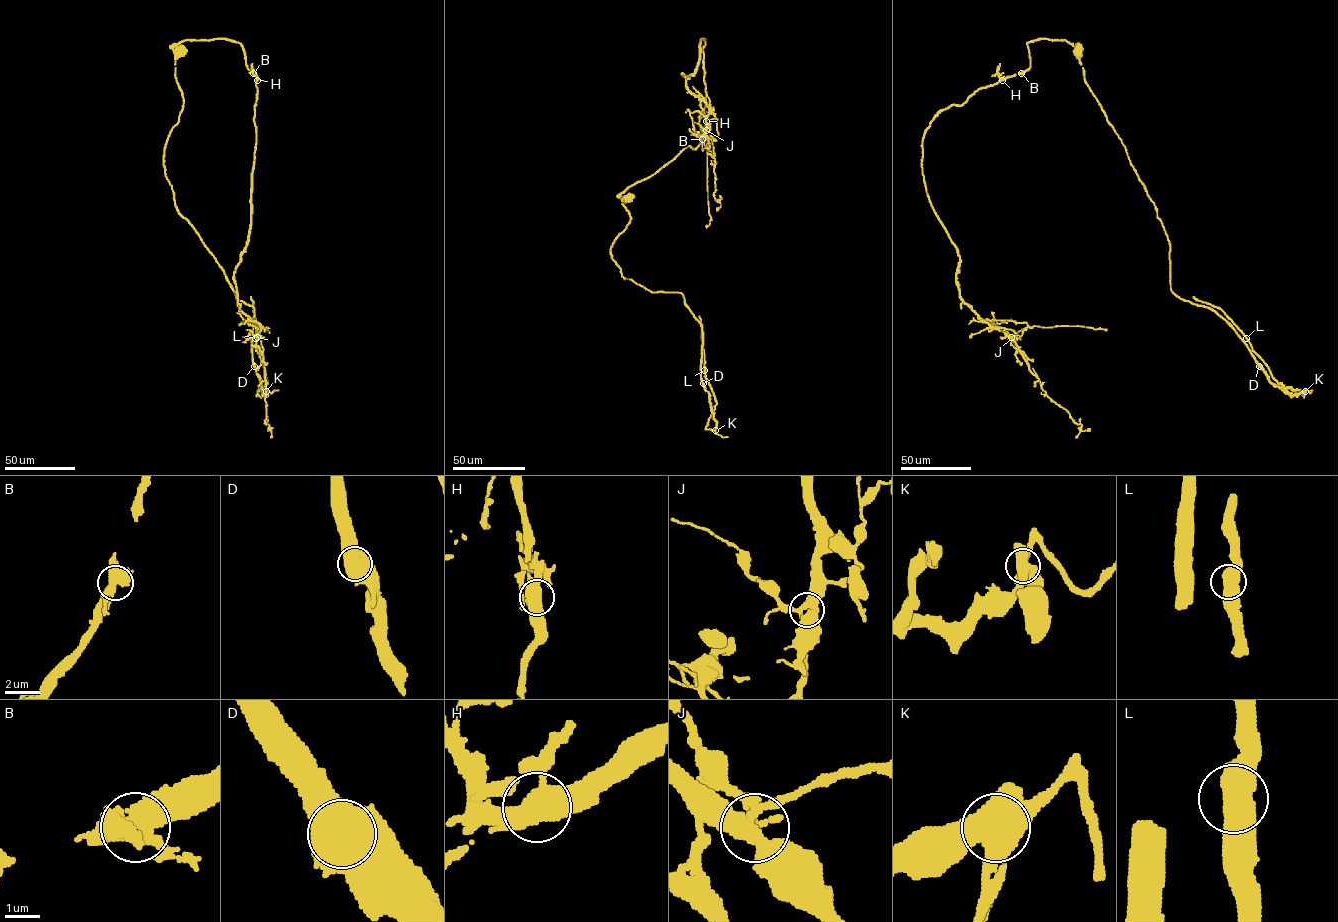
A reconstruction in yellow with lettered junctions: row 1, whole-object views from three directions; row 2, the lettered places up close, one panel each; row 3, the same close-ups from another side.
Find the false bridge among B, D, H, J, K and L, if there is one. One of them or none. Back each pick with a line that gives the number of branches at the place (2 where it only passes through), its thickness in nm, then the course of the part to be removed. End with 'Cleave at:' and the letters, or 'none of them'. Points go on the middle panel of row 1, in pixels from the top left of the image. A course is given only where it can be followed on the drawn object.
Cleave at: none of them

